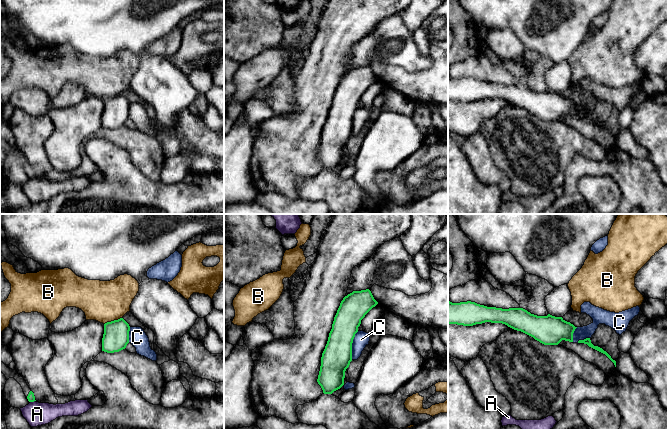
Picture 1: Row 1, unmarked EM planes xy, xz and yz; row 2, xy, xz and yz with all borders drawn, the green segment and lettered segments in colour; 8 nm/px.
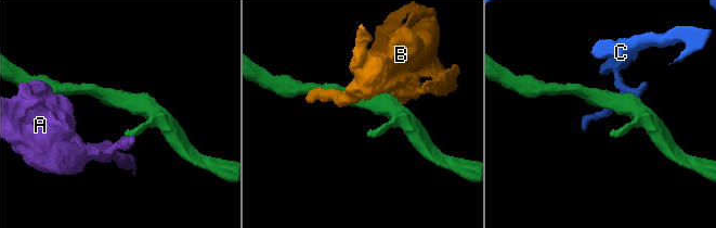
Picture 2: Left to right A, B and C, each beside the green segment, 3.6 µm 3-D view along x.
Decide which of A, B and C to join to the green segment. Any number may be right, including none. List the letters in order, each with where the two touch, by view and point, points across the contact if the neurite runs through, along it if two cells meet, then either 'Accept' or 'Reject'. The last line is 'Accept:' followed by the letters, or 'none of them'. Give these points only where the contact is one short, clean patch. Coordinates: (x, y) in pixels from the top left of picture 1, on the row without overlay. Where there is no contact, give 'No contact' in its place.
A: Touches green at xy (32, 177). Boundary: xy (35, 176), (30, 178). Reject
B: Touches green at xy (112, 97). Boundary: xy (121, 93), (107, 97), (104, 100). Reject
C: Touches green at xz (351, 121). Boundary: xz (358, 107), (353, 115), (351, 135). Reject
Accept: none of them

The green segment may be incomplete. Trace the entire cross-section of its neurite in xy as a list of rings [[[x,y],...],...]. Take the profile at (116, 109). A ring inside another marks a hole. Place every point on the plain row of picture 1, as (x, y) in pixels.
[[[123,94],[105,99],[102,127],[114,129],[125,125],[129,119],[129,107],[130,102]]]

